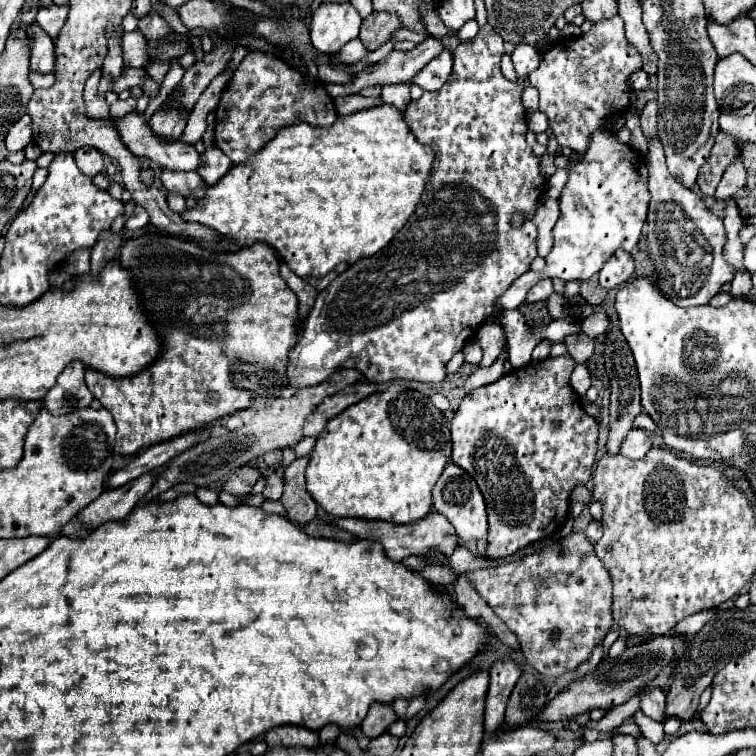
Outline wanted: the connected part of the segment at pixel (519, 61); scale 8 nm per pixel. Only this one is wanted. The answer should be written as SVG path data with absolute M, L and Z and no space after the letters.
M517 45L511 53L511 59L519 77L527 77L539 65L539 53L529 45Z

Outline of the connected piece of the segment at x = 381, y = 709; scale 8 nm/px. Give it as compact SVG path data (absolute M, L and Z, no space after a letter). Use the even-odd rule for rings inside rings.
M373 703L373 705L369 707L369 713L367 713L361 729L363 729L363 733L365 733L369 739L373 739L373 737L385 733L385 729L387 729L393 721L397 721L397 713L395 713L393 705Z

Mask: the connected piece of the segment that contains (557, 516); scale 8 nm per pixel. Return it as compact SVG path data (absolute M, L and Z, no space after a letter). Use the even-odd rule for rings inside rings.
M561 355L515 369L495 383L469 393L461 401L451 421L451 461L477 481L487 505L487 559L499 561L535 541L549 537L559 527L559 523L565 523L567 519L571 491L577 485L587 485L591 479L599 423L583 411L581 399L569 383L575 365L577 361L571 355Z

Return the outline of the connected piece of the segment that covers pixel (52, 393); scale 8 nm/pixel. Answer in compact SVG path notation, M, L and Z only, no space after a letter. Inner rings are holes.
M73 361L57 377L55 385L45 395L43 405L51 415L59 415L59 413L67 415L77 409L89 407L91 401L93 401L93 395L85 385L85 365L79 361Z

